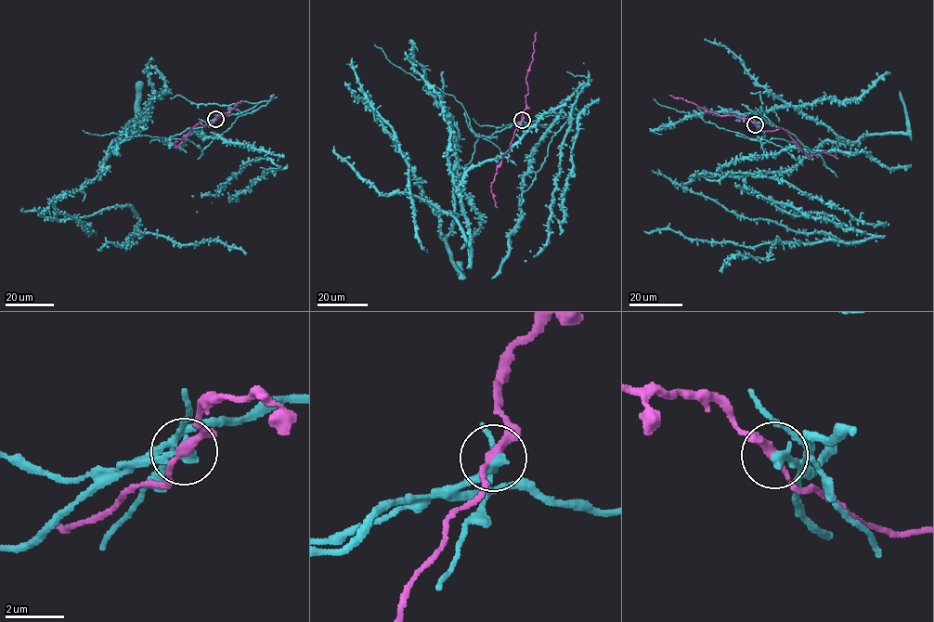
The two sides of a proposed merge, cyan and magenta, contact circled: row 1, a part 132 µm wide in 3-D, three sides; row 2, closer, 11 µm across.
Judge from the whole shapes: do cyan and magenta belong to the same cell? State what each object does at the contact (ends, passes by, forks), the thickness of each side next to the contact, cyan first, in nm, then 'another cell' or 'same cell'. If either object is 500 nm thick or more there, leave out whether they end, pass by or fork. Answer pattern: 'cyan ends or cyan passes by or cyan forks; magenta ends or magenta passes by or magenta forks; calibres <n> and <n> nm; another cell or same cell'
cyan forks; magenta passes by; calibres 200 and 240 nm; another cell

